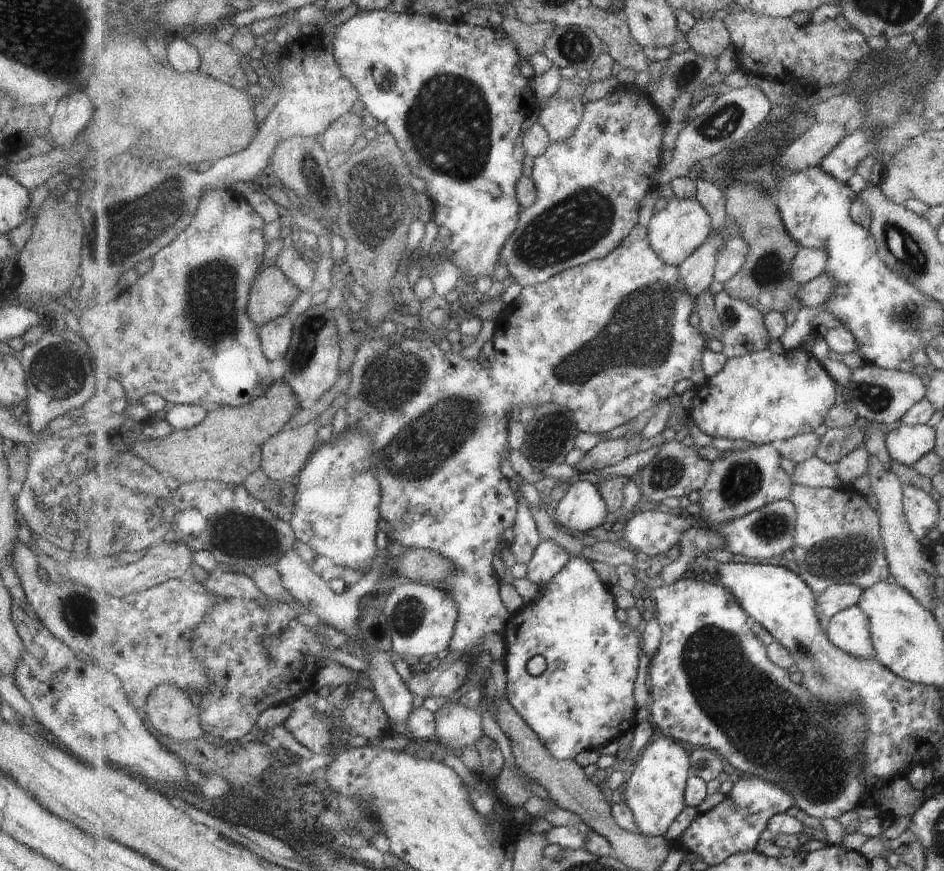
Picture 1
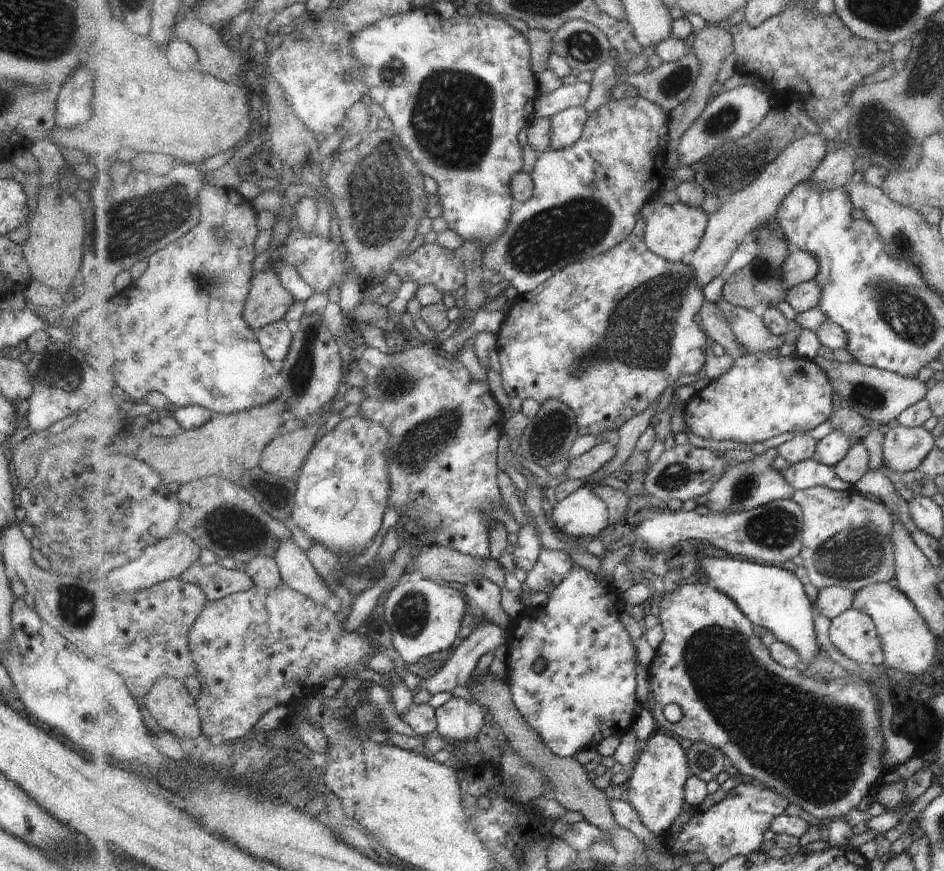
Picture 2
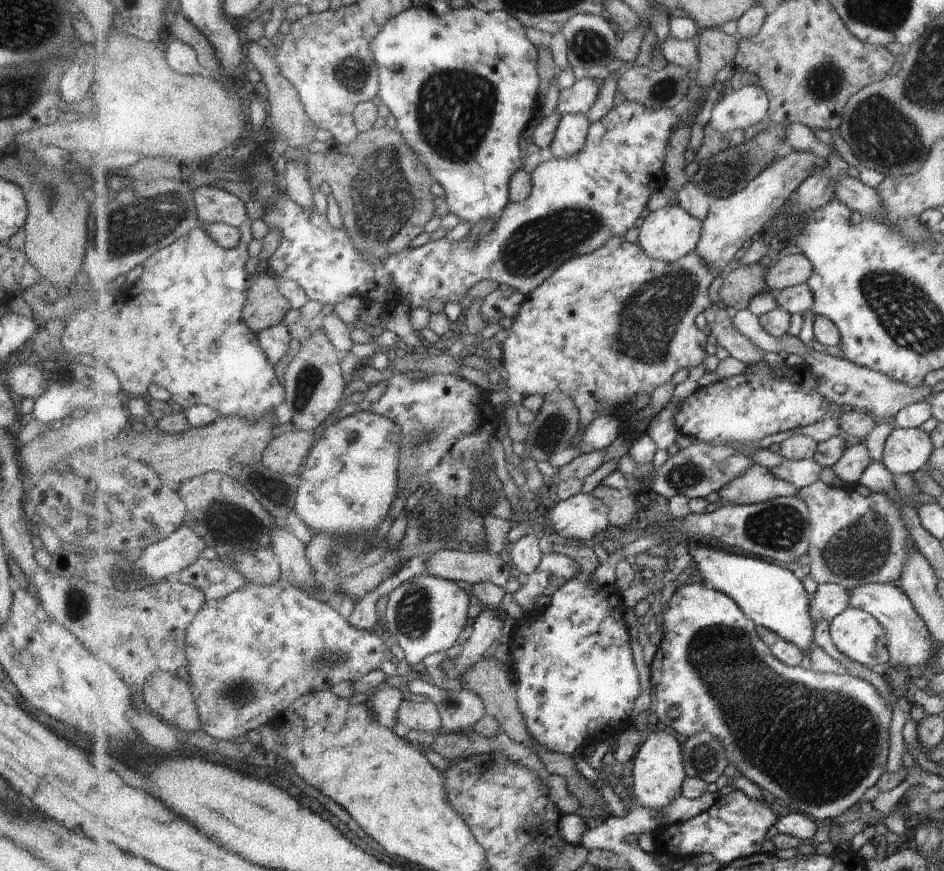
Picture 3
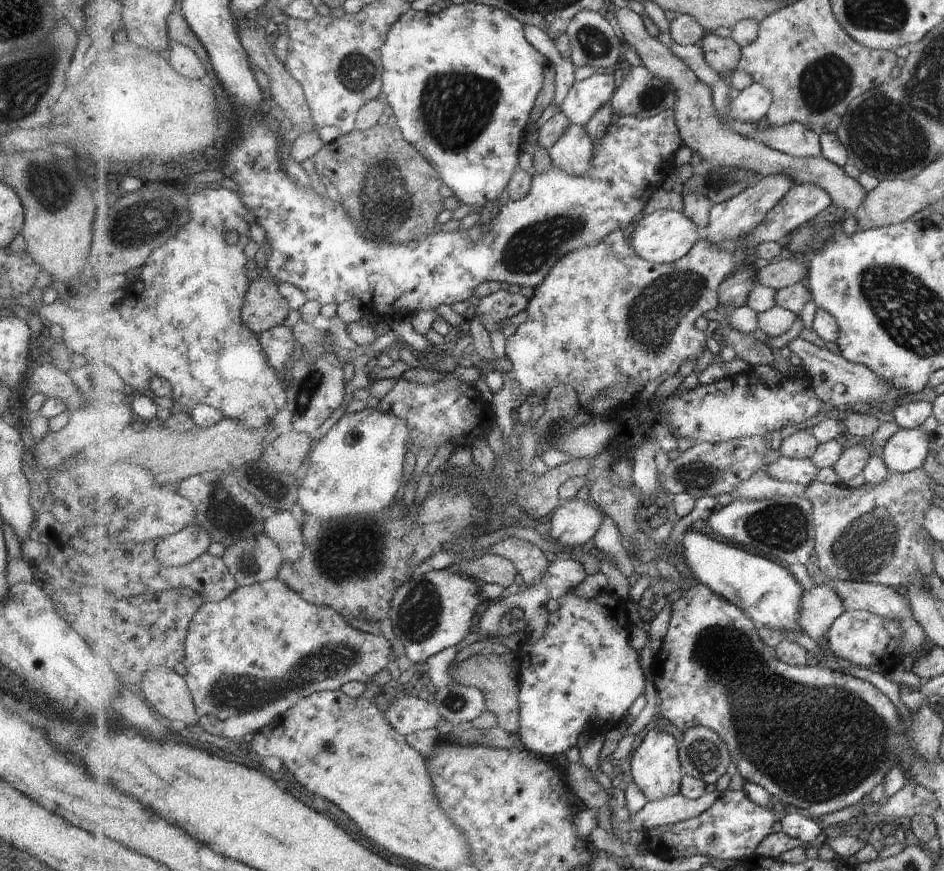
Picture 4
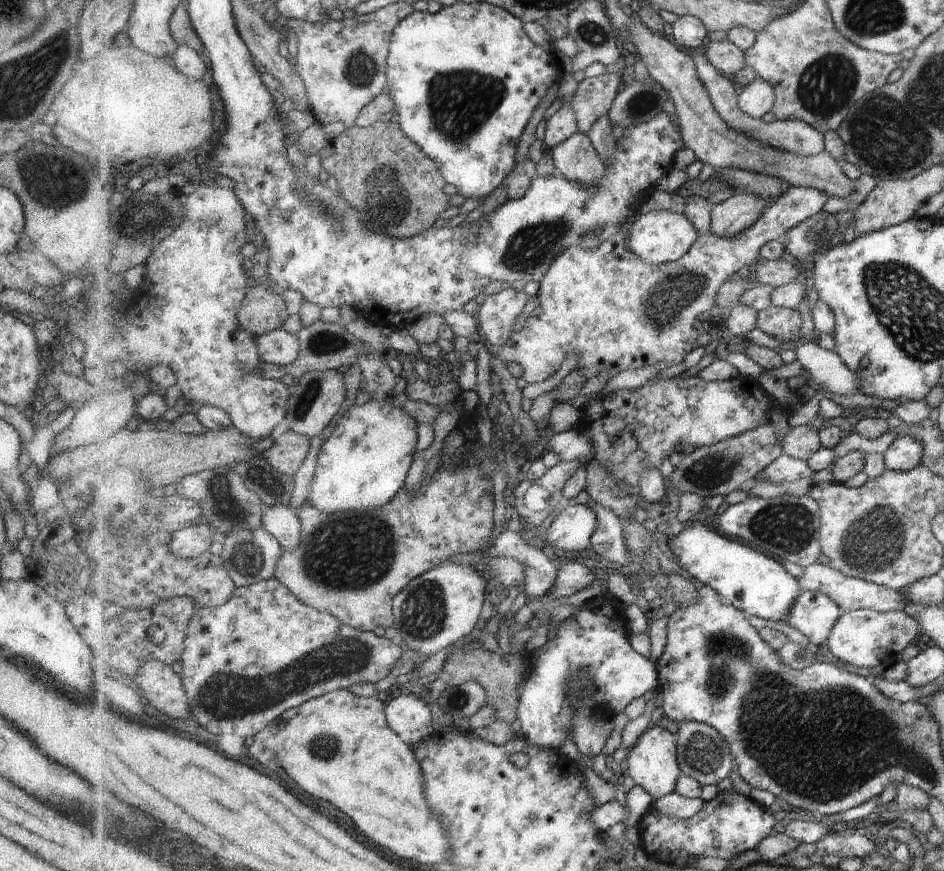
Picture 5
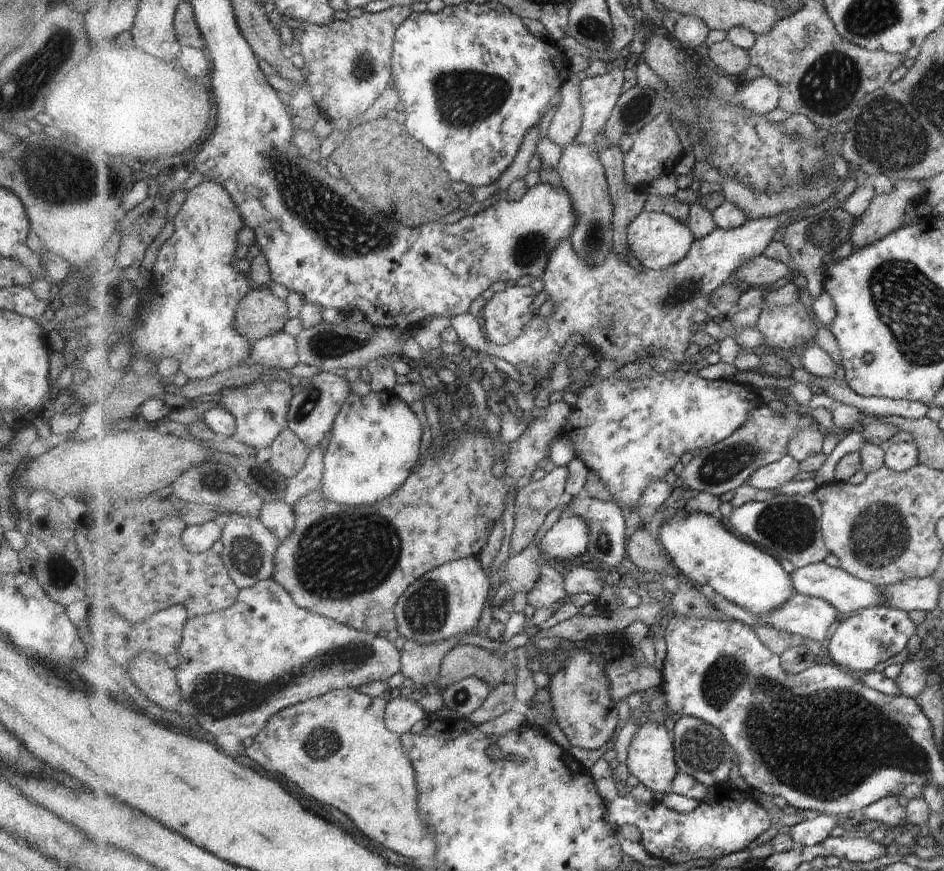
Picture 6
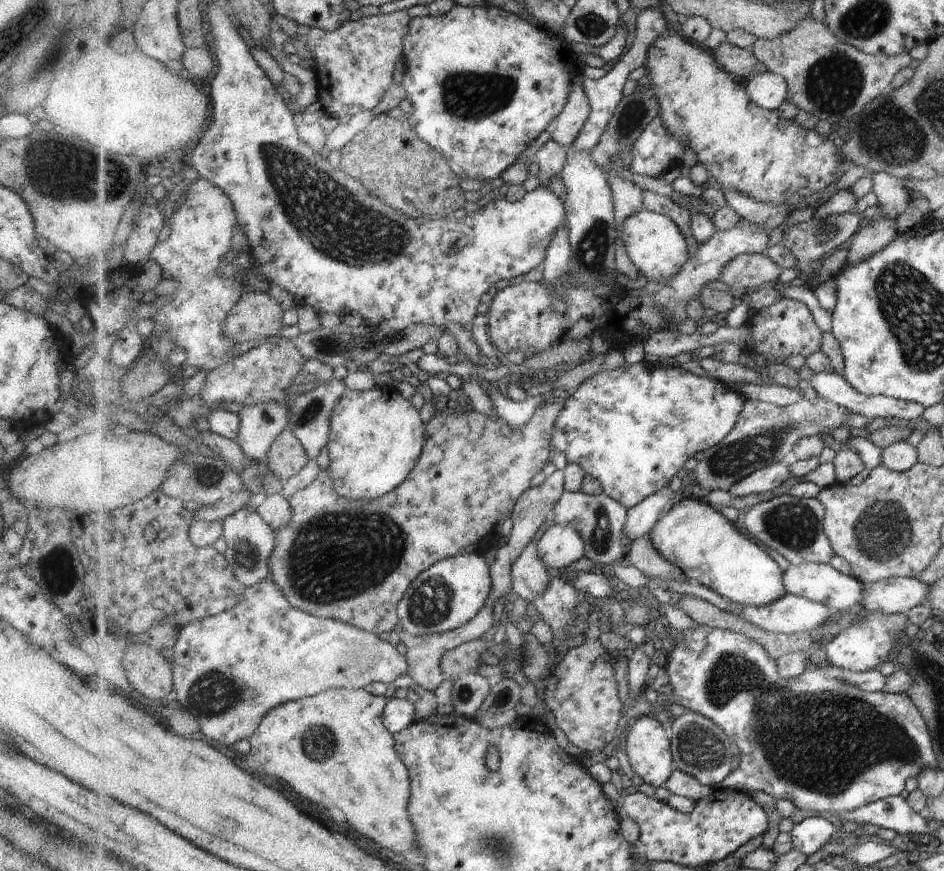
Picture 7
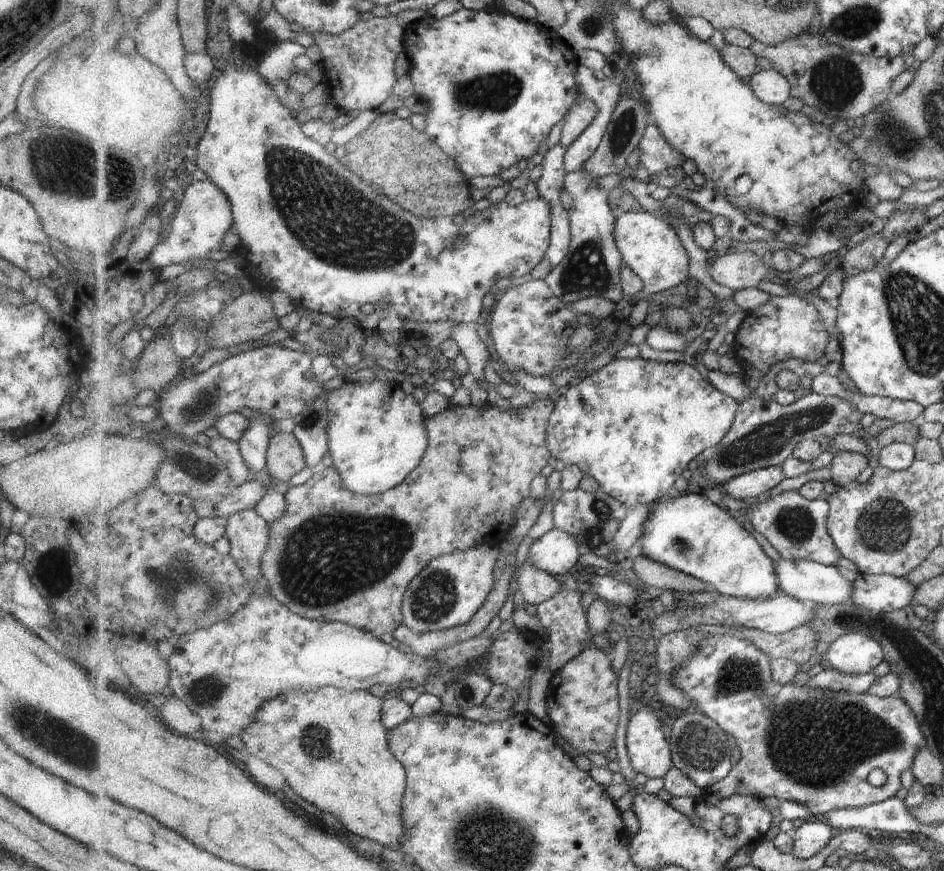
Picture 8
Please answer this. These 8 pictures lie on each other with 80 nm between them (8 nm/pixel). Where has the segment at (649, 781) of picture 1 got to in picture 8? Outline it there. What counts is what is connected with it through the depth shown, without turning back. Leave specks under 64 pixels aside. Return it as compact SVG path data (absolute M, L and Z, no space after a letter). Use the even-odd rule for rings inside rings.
M641 703L626 728L627 756L635 772L664 778L671 770L672 752L666 732L657 712Z

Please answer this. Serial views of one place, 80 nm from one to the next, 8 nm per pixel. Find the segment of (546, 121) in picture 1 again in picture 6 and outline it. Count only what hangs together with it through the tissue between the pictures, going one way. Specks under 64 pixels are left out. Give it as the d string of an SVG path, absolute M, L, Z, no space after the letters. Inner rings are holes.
M578 138L564 148L558 166L565 187L573 198L578 220L571 231L570 241L587 265L598 267L614 250L614 204L606 170L594 145L581 143Z

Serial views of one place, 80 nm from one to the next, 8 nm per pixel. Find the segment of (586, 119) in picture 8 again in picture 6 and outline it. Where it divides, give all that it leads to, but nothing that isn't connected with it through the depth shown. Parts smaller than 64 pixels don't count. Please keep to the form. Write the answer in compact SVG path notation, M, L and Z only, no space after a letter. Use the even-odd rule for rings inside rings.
M577 71L568 72L563 87L564 99L548 127L548 138L563 148L577 140L583 124L582 82Z

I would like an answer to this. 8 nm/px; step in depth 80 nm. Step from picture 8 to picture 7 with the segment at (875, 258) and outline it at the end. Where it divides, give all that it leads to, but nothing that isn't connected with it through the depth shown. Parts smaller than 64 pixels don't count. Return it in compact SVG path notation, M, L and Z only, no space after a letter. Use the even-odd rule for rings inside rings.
M880 204L877 205L880 208L881 216L876 219L881 220L874 222L874 224L871 224L870 221L864 222L864 225L854 234L847 245L849 251L846 266L849 268L858 265L860 262L887 248L887 244L897 234L896 218L887 217L882 212Z

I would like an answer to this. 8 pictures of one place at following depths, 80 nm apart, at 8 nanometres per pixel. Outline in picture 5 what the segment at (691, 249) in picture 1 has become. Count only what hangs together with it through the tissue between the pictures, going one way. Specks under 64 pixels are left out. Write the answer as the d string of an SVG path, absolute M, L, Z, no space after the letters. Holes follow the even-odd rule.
M653 211L638 214L627 226L627 246L645 263L661 267L667 263L674 263L690 251L697 242L699 233L695 225L681 213L673 211Z

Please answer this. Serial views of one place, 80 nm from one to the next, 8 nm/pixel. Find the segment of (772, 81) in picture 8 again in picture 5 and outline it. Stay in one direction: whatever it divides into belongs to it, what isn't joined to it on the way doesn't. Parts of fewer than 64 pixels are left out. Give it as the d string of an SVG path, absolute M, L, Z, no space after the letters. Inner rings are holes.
M757 79L743 88L738 96L738 106L754 119L761 119L771 112L776 96L776 90L769 81Z

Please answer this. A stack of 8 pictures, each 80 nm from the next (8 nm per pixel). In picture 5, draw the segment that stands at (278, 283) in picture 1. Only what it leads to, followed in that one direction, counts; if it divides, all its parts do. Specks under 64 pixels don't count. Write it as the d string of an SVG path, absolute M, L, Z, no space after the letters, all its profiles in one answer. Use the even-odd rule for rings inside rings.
M273 283L252 284L239 308L239 322L256 338L280 329L290 312L283 295L273 292Z

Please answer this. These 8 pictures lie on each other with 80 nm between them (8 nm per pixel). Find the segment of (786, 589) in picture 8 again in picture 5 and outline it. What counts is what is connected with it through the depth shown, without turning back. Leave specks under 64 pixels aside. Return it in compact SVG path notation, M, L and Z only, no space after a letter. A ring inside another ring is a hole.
M812 564L803 570L799 581L802 592L819 591L831 597L831 600L844 610L845 613L861 610L873 609L879 612L885 611L903 611L905 602L897 591L888 589L886 586L870 583L865 579L856 579L844 575L839 569L834 569L831 565Z

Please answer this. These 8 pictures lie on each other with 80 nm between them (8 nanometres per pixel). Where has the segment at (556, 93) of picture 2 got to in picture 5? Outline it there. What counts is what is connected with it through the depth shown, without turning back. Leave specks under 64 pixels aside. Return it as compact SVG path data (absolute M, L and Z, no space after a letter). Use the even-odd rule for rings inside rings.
M605 73L579 82L572 107L581 132L588 134L592 126L614 106L614 100L626 82L620 73Z

